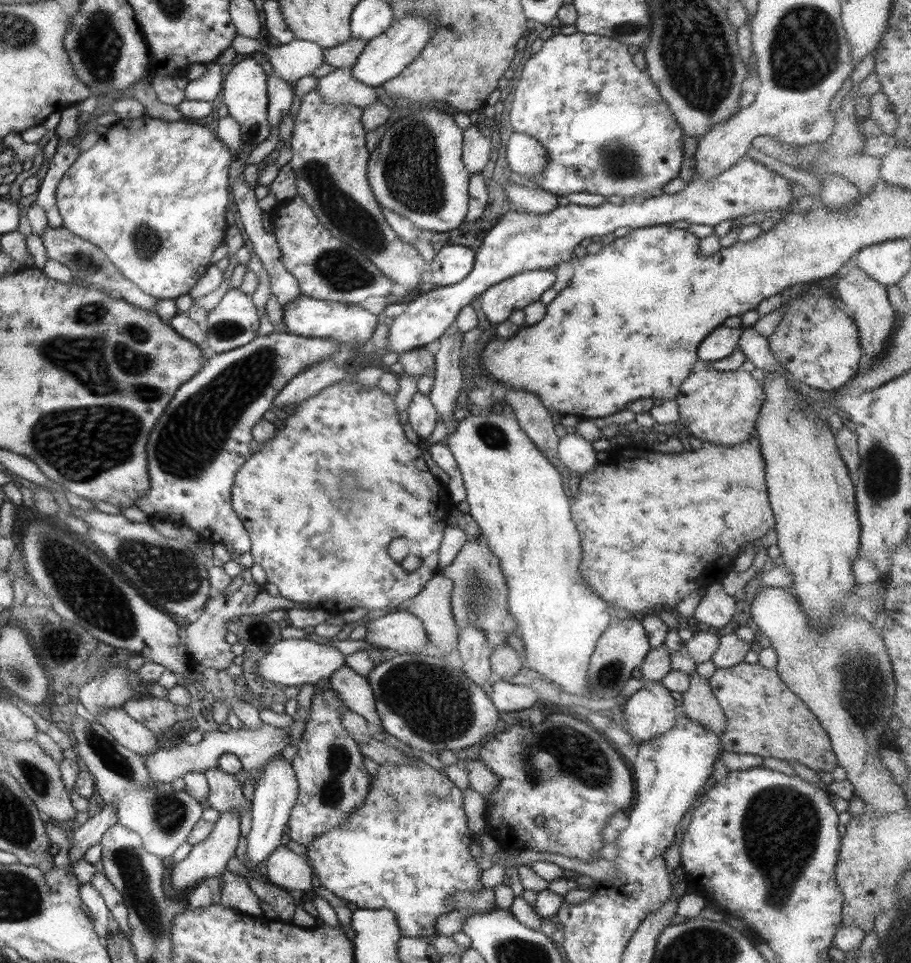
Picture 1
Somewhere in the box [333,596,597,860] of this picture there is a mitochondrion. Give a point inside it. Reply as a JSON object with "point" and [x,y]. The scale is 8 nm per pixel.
{"point":[436,706]}

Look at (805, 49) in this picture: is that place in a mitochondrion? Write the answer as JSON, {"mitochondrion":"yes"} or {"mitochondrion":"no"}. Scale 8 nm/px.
{"mitochondrion":"yes"}

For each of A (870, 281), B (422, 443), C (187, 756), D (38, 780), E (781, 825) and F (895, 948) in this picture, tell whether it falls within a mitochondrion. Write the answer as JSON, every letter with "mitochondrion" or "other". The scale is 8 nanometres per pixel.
{"A":"other","B":"other","C":"other","D":"mitochondrion","E":"mitochondrion","F":"mitochondrion"}

